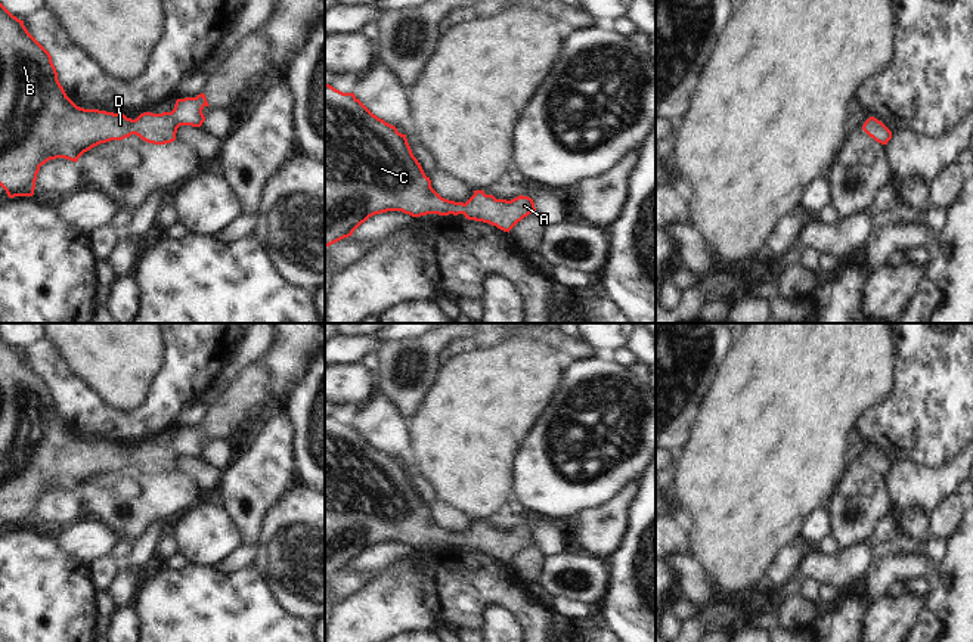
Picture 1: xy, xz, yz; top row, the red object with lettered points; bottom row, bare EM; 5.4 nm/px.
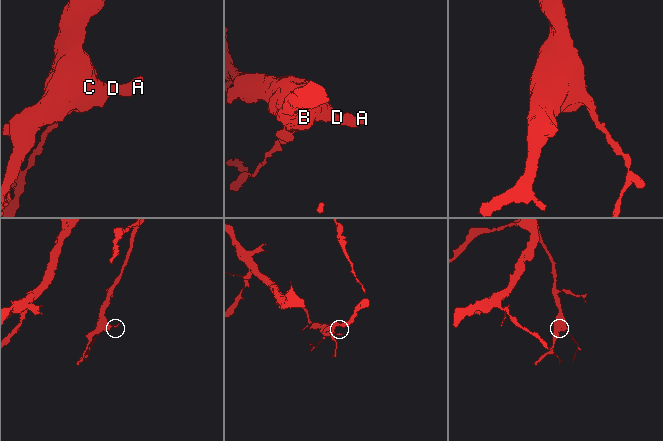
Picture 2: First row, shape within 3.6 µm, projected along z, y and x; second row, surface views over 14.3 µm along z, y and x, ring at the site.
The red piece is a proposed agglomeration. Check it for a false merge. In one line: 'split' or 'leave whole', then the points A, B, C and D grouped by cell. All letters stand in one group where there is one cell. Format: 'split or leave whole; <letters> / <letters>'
leave whole; A B C D

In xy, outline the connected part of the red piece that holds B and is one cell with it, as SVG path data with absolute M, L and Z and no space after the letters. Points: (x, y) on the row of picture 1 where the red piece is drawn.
M0 3L0 186L9 198L32 196L40 167L50 159L77 162L92 148L131 134L154 145L171 143L180 125L202 125L205 106L210 105L204 93L177 99L171 112L143 112L136 120L77 106L61 86L50 53Z

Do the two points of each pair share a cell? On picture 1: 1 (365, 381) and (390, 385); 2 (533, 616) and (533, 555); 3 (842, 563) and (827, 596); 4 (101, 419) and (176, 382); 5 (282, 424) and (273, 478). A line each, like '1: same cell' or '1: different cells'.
1: different cells
2: different cells
3: different cells
4: same cell
5: same cell

